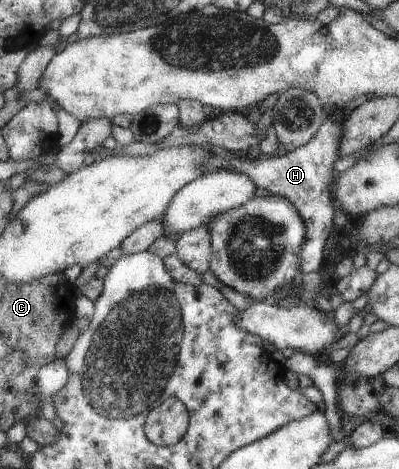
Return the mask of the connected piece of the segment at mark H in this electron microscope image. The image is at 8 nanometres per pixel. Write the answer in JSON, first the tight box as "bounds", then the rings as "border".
{"bounds":[203,105,348,273],"border":[[[334,105],[334,109],[324,117],[318,131],[304,144],[282,154],[281,156],[267,156],[261,159],[247,157],[217,157],[211,154],[208,157],[207,167],[203,174],[216,169],[232,169],[243,173],[256,185],[267,189],[270,194],[276,194],[292,202],[299,211],[300,217],[306,222],[306,239],[300,248],[300,273],[318,271],[322,263],[324,241],[332,227],[332,201],[330,201],[330,179],[332,179],[332,163],[336,161],[336,147],[340,147],[340,140],[344,133],[344,117],[348,117],[348,110],[343,105]]]}

